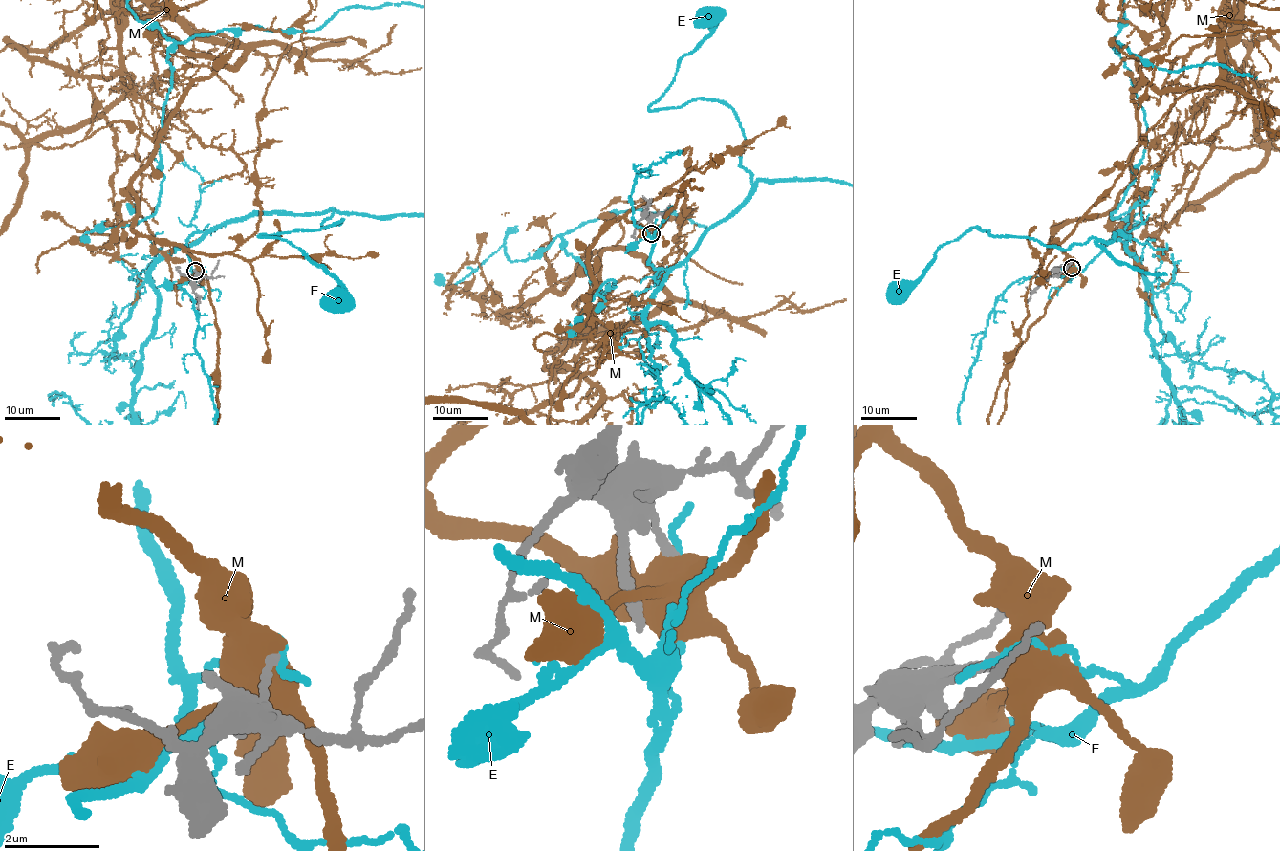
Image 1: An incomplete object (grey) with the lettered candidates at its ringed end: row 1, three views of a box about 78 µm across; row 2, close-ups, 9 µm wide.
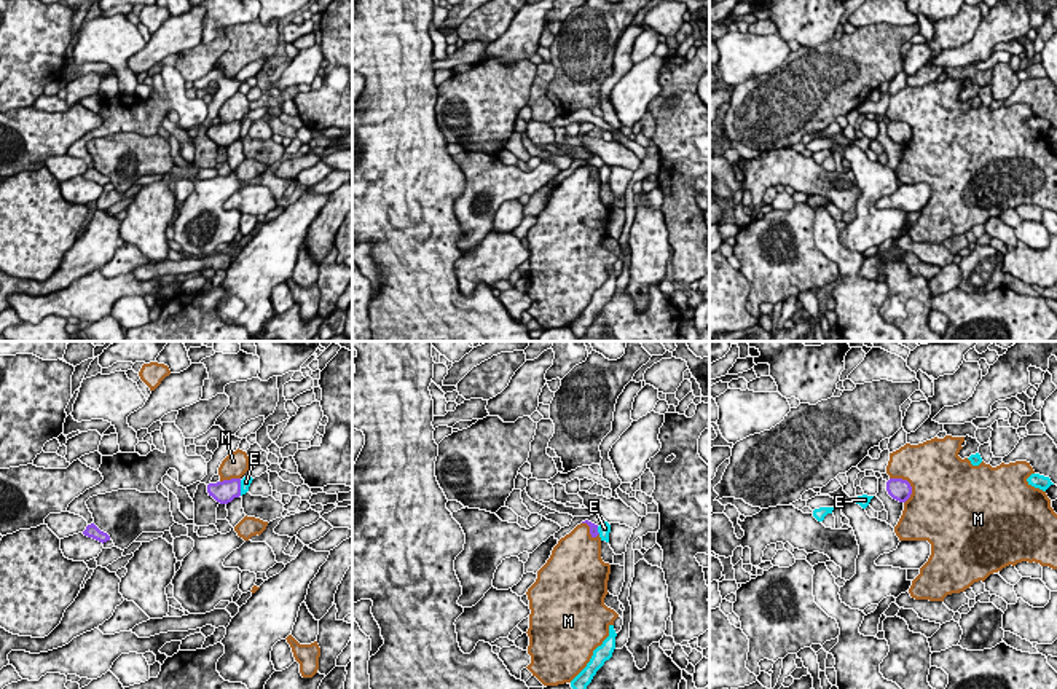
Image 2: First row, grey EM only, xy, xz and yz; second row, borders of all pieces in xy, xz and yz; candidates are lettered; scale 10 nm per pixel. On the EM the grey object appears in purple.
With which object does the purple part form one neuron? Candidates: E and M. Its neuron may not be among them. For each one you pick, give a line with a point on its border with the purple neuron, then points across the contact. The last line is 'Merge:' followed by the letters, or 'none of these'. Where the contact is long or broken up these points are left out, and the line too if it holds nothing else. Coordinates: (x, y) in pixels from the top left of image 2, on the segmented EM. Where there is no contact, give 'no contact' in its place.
Merge: none of these

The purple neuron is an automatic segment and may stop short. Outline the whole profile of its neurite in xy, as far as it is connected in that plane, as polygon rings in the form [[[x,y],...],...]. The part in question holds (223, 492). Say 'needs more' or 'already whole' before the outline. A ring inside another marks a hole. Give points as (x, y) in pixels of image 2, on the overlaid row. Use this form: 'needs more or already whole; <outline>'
already whole; [[[241,478],[223,480],[207,485],[207,493],[220,504],[228,504],[241,496]]]

